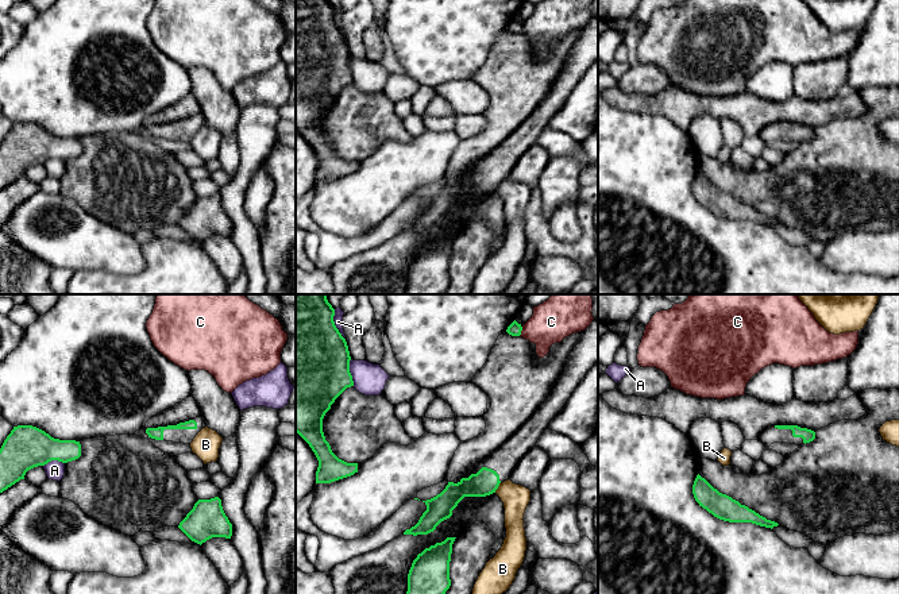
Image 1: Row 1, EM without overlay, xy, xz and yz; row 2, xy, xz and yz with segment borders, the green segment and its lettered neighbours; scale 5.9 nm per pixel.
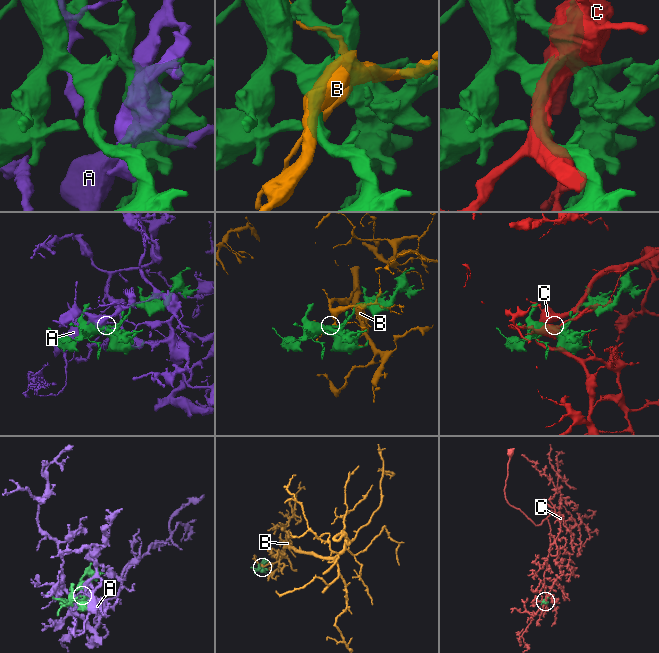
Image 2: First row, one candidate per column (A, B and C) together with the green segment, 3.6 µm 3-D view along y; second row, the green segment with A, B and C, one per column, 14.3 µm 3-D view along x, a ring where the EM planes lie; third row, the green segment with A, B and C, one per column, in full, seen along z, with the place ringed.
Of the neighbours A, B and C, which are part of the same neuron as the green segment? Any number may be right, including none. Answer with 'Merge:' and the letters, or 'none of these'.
Merge: none of these

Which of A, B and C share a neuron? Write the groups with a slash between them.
A / B / C

